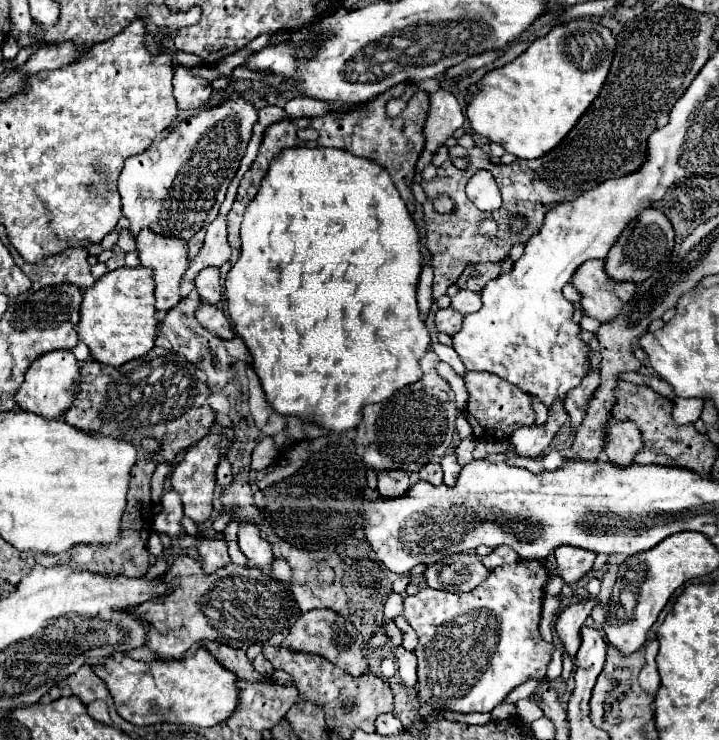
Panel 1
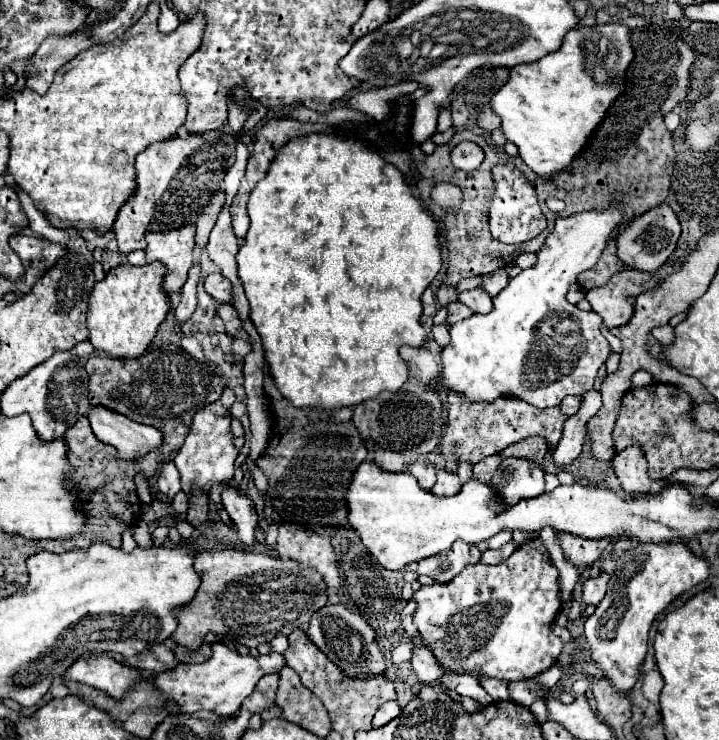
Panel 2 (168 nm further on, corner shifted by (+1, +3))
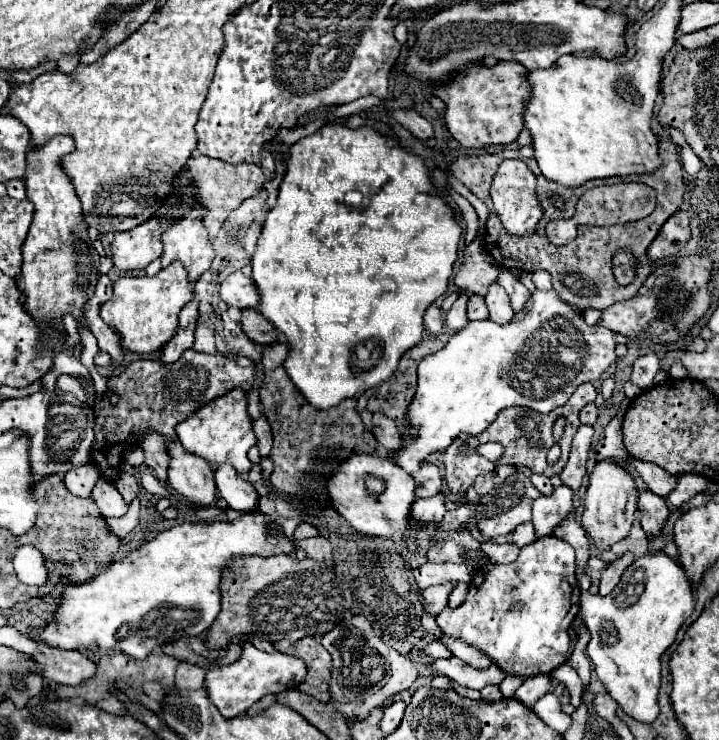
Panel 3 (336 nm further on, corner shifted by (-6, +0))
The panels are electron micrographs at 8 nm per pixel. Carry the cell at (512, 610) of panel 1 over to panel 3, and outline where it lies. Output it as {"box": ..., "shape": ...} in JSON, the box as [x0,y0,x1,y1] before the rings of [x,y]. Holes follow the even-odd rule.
{"box":[437,535,581,675],"shape":[[[549,535],[523,547],[517,561],[509,565],[485,563],[483,567],[479,567],[471,581],[467,601],[457,609],[445,607],[437,615],[437,625],[443,633],[457,637],[477,647],[481,653],[489,655],[495,665],[499,665],[511,675],[547,675],[559,665],[563,665],[569,657],[567,631],[579,613],[579,593],[581,591],[575,577],[575,549],[567,541]]]}

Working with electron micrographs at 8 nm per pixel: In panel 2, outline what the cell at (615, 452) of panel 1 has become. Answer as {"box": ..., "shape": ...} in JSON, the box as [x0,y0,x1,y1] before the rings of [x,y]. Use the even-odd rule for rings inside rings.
{"box":[612,444,666,492],"shape":[[[638,444],[624,448],[624,452],[616,452],[612,468],[626,492],[659,492],[665,485],[666,480],[656,481],[648,476],[648,464]]]}

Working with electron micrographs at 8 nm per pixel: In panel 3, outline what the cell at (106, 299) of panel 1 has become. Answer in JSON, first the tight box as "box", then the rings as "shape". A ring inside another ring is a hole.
{"box":[101,263,193,353],"shape":[[[171,263],[155,277],[121,277],[113,285],[113,297],[101,307],[101,319],[121,335],[125,351],[153,353],[159,351],[179,329],[179,311],[193,299],[193,283],[187,279],[183,263]]]}

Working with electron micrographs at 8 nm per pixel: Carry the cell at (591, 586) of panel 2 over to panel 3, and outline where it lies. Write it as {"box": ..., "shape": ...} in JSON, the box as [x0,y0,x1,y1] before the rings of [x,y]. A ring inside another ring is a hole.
{"box":[599,553,635,595],"shape":[[[625,553],[623,557],[619,557],[617,561],[613,561],[613,563],[609,563],[609,565],[607,565],[607,569],[605,569],[605,571],[603,571],[603,575],[601,575],[599,595],[607,595],[607,593],[611,593],[611,591],[615,589],[615,585],[619,583],[619,579],[621,579],[623,571],[629,567],[629,563],[631,563],[633,559],[635,559],[635,557],[633,557],[633,553]]]}

